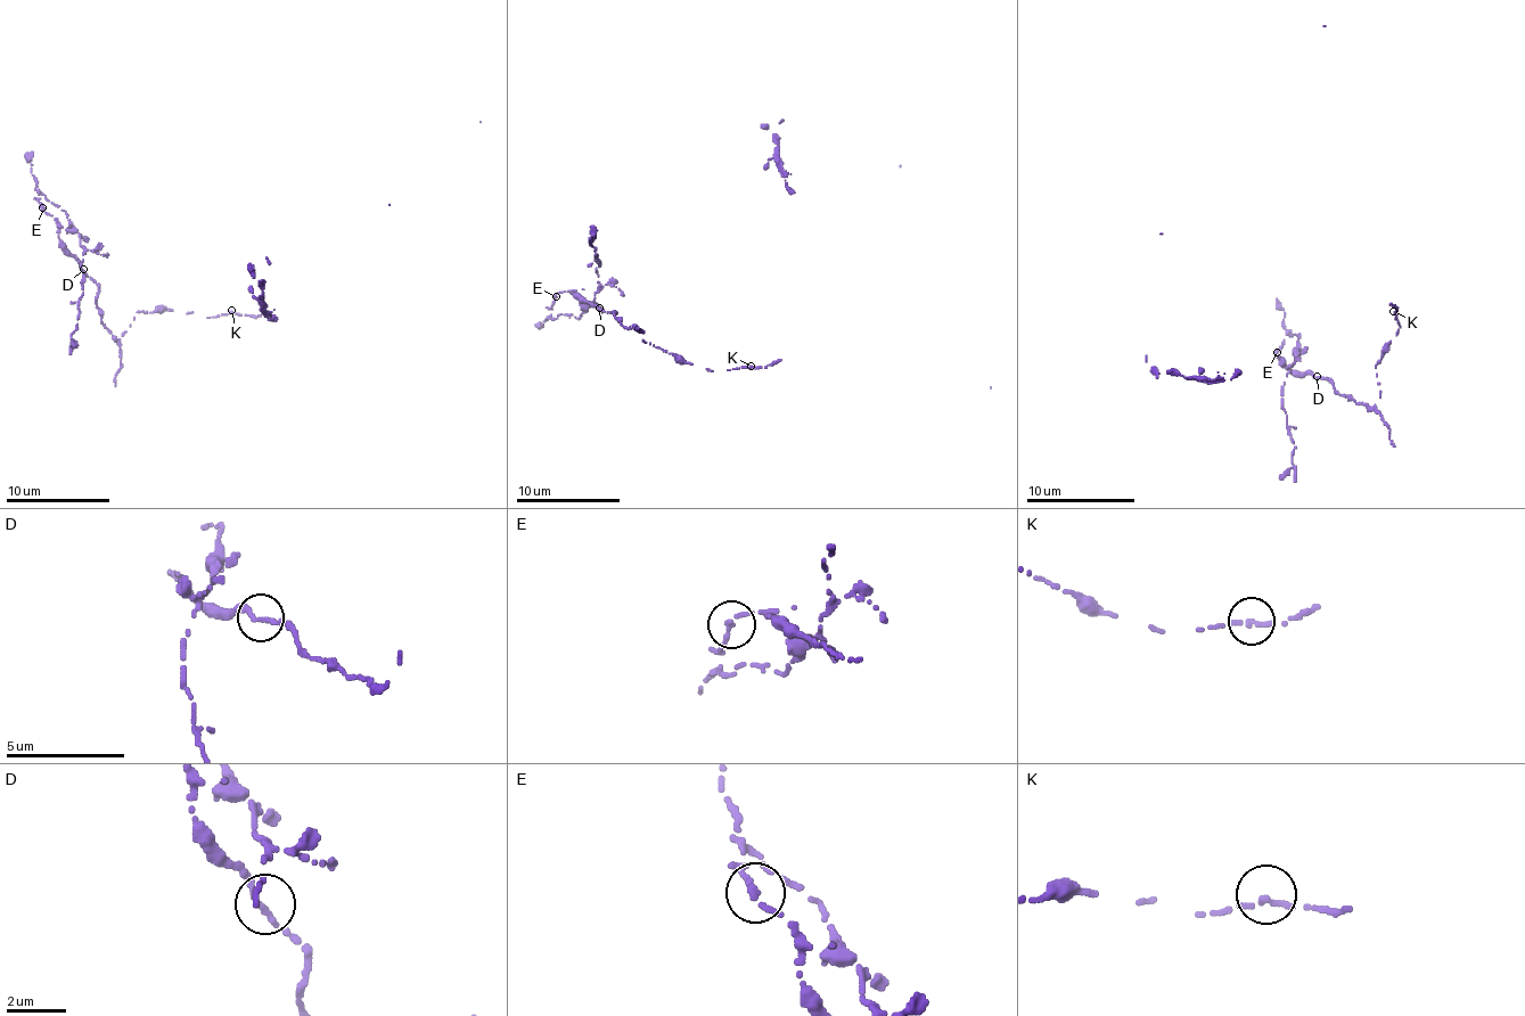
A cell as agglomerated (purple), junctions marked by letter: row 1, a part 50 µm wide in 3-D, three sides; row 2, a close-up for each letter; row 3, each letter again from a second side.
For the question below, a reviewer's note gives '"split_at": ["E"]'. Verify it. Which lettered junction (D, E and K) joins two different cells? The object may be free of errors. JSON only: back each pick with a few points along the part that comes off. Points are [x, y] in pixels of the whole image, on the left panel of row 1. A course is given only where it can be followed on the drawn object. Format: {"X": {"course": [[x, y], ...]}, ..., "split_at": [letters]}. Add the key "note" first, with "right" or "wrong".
{"note": "right", "E": {"course": [[43, 207], [38, 201], [46, 198], [64, 210], [79, 234], [84, 254], [72, 345]]}, "split_at": ["E"]}

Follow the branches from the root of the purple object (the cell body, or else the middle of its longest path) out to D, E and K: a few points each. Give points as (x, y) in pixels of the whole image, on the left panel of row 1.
D: (66, 214), (48, 198), (38, 201), (56, 222), (58, 238), (83, 269)
E: (66, 214), (48, 198), (38, 201), (43, 207)
K: (66, 214), (38, 201), (98, 287), (96, 304), (115, 337), (136, 311), (210, 318), (231, 310)

